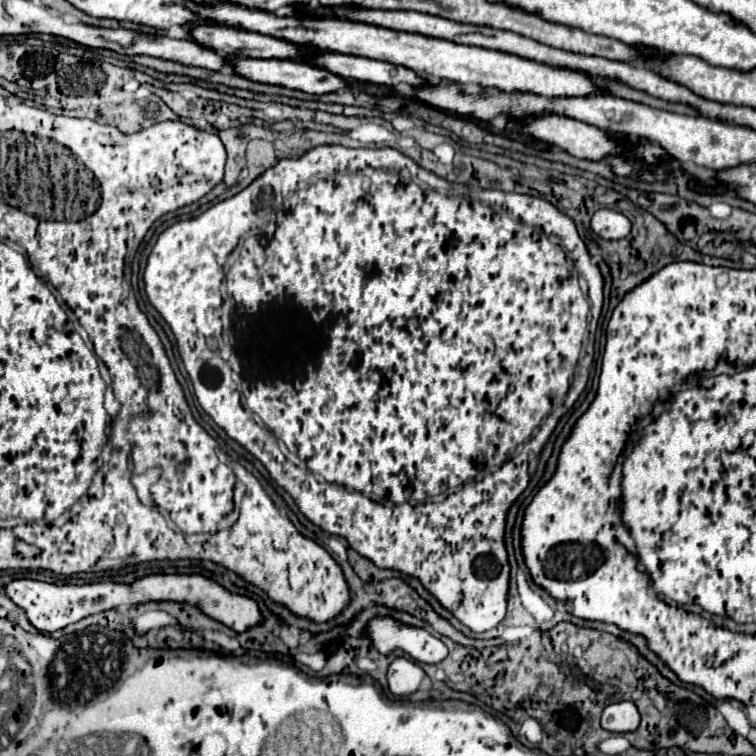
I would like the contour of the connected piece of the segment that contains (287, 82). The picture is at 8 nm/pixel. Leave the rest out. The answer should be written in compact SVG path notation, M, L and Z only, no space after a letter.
M233 58L237 74L263 84L277 84L307 94L329 94L347 88L349 82L325 68L301 60L239 60Z

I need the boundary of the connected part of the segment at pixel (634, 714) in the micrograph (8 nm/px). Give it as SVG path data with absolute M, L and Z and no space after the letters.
M633 702L609 704L603 710L603 716L601 716L601 726L605 730L617 732L617 734L637 730L639 722L641 722L641 716L639 716L639 710L637 710L637 706Z

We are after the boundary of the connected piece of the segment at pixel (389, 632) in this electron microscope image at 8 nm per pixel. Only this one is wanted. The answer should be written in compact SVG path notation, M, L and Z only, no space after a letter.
M375 616L365 634L375 650L389 656L395 650L403 650L415 662L437 664L447 656L447 646L423 628L399 622L393 616Z

